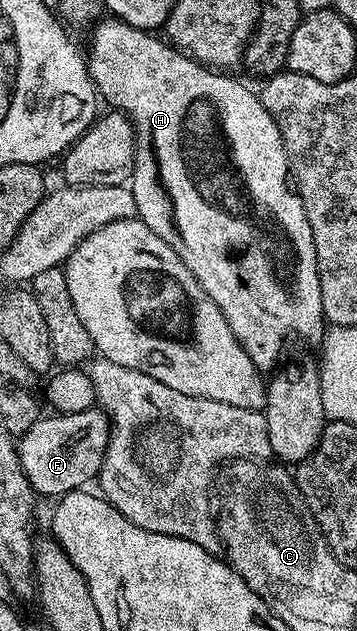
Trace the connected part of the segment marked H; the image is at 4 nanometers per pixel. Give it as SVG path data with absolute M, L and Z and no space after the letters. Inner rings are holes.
M103 18L94 25L95 33L91 36L91 52L86 53L87 71L91 73L91 81L95 83L95 91L100 97L103 96L108 100L112 109L126 112L131 118L131 124L135 128L135 165L131 171L129 187L133 198L135 199L135 210L138 219L142 220L145 226L149 226L149 230L153 230L153 234L157 234L157 238L161 238L165 243L175 251L177 258L181 258L181 262L185 262L185 266L189 266L189 274L193 274L193 278L197 278L197 282L201 282L201 290L205 290L205 294L209 294L209 298L213 298L213 302L217 302L217 306L221 310L221 314L225 314L225 322L229 322L229 330L233 330L233 334L237 338L237 342L241 342L241 346L245 350L245 354L249 354L249 358L255 366L259 368L260 373L267 374L276 367L277 361L284 355L285 345L290 336L296 336L296 341L306 342L308 345L318 345L325 335L325 317L323 314L323 303L321 302L321 282L317 274L317 250L313 250L313 230L309 230L309 218L305 218L305 210L303 203L299 197L299 193L295 191L292 181L289 179L289 169L287 166L287 155L285 154L285 146L281 134L277 130L277 122L273 122L273 118L269 114L269 110L265 110L262 99L258 95L255 96L242 84L239 80L234 80L234 75L224 74L219 70L212 70L205 64L198 64L193 57L187 55L186 52L179 51L178 48L172 46L166 39L160 38L158 35L152 34L150 31L142 28L134 28L129 26L118 18Z

